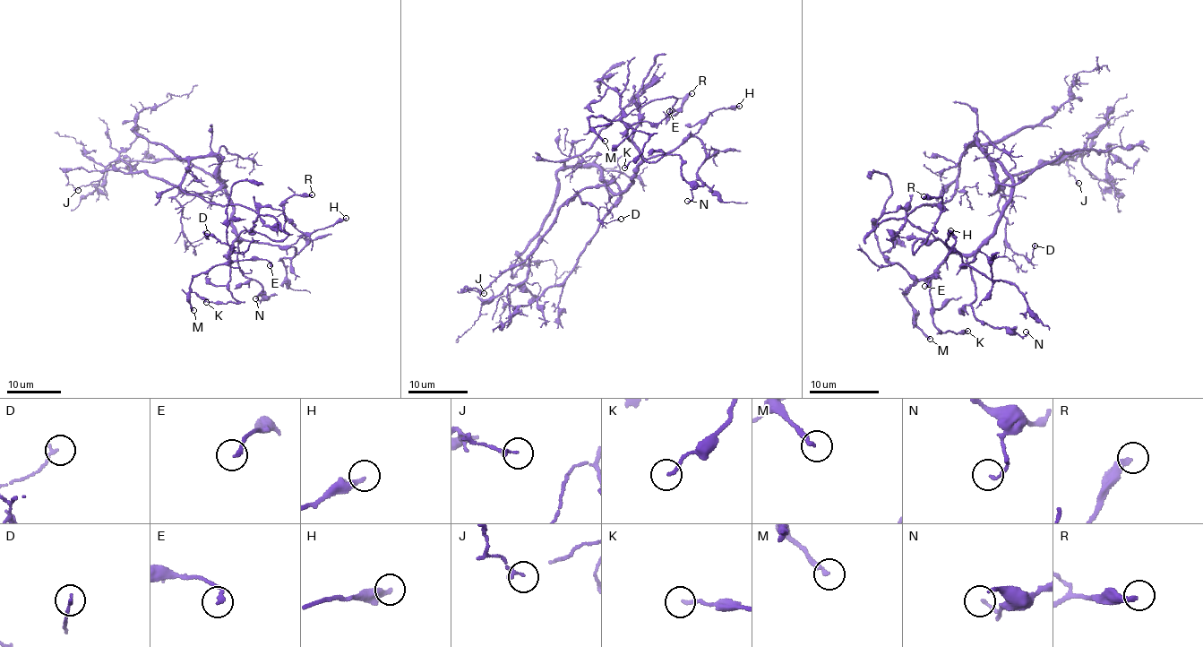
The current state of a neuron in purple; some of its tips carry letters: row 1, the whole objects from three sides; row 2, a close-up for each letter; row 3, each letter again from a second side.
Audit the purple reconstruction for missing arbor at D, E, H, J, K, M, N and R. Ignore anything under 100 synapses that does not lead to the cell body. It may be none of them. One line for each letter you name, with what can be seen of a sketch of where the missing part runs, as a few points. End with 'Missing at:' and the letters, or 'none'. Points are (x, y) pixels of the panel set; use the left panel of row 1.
Missing at: none

